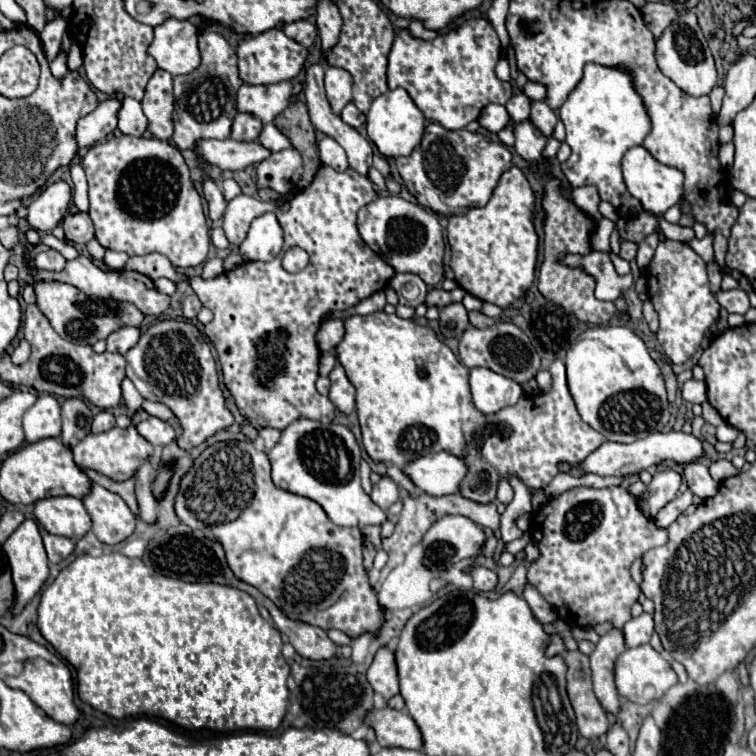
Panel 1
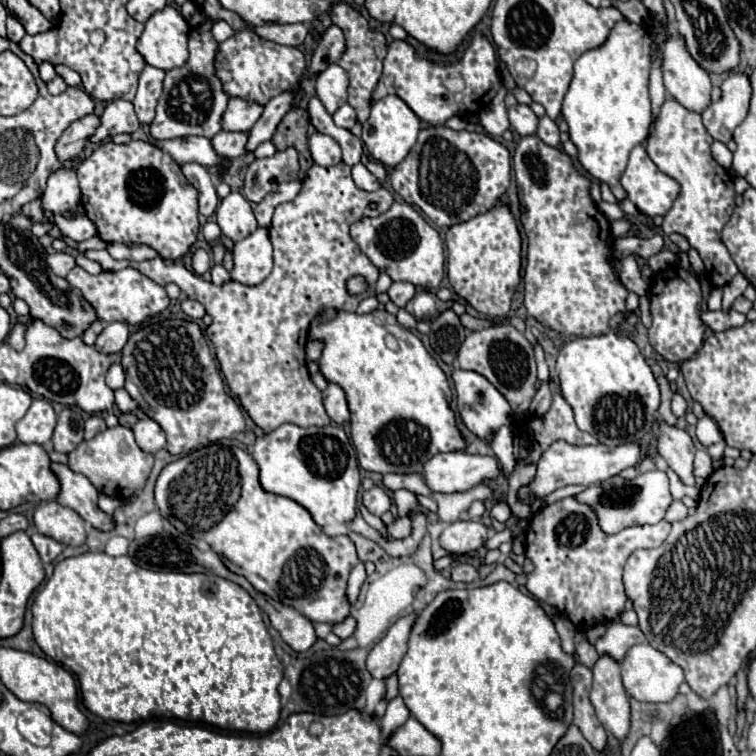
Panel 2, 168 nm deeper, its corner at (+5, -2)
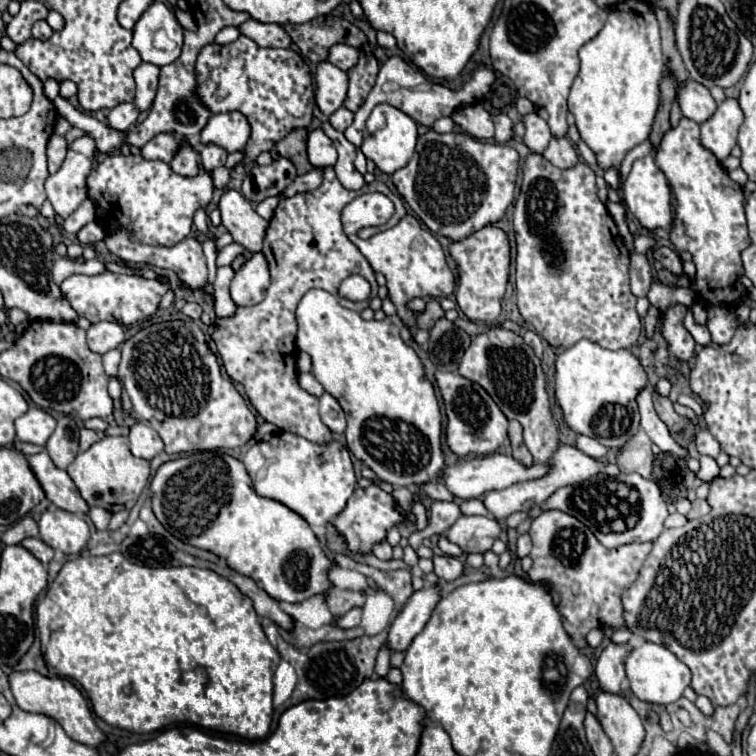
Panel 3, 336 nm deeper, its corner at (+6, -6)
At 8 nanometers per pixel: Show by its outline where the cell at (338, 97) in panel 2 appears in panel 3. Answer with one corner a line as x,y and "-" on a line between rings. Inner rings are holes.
328,61
318,63
316,69
316,105
320,111
330,117
336,109
342,107
348,91
346,71
334,67

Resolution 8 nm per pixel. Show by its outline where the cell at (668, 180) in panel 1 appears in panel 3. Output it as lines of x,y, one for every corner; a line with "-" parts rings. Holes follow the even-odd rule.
646,155
642,159
636,159
632,165
632,171
628,173
624,181
624,203
628,213
632,213
642,227
646,229
656,229
656,227
668,227
672,219
672,191
670,185
666,183
666,177
662,171
656,167
654,157

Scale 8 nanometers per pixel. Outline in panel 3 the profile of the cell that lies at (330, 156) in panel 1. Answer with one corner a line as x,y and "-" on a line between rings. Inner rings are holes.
316,129
308,135
308,159
314,159
314,167
334,165
338,159
332,141
324,135
322,129

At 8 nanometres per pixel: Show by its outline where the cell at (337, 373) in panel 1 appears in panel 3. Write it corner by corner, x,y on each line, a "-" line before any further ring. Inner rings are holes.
324,393
320,397
320,417
332,433
344,433
346,431
344,411
342,411
340,403
330,393

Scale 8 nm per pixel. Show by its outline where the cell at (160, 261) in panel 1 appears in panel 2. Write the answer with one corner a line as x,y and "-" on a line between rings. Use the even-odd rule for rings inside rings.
339,163
335,167
321,167
313,165
303,181
301,193
289,201
281,203
275,209
269,233
271,233
271,243
273,243
273,271
271,275
255,287
241,285
237,281
229,281
225,285
213,285
211,281
205,281
203,277
195,275
181,263
173,261
163,261
161,257
151,259
151,261
117,261
113,259
107,249
103,251
85,251
85,257
99,261
105,271
119,271
125,267
133,267
153,279
157,285
167,285
175,283
183,293
187,293
189,299
197,299
205,311
213,317
213,323
207,327
207,337
215,345
215,355
219,359
221,373
225,375
225,381
231,389
233,395
239,397
241,405
247,409
249,417
265,431
271,433
283,423
295,423
299,427
325,427
331,423
329,415
323,409
321,401
321,391
313,385
309,371
307,371
307,361
305,361
305,343
307,343
307,331
313,321
313,317
323,309
323,307
337,307
343,311
355,311
357,305
365,299
375,295
375,283
379,277
379,269
367,259
367,255
361,253
359,245
351,239
349,227
351,223
357,223
363,217
379,217
391,209
395,203
393,195
379,187
377,191
363,191
359,189
353,179
351,179
351,169
345,163
-
375,201
379,207
371,209
369,203
-
353,275
363,275
369,283
369,289
357,297
349,295
345,289
345,283

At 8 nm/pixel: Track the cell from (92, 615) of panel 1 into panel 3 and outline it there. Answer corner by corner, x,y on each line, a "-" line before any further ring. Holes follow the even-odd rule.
112,553
106,557
72,559
60,569
54,583
46,589
44,599
36,603
36,627
40,631
40,643
42,643
40,651
46,665
56,675
78,681
88,693
94,713
108,725
114,725
132,733
150,733
150,731
168,727
170,723
192,723
204,729
238,735
246,741
258,741
270,733
272,711
274,711
272,709
272,687
274,687
272,679
274,679
274,671
278,667
280,655
268,643
250,597
242,595
240,589
232,581
228,581
226,577
220,577
218,573
210,569
198,569
198,567
150,569
150,567
130,563
122,553

